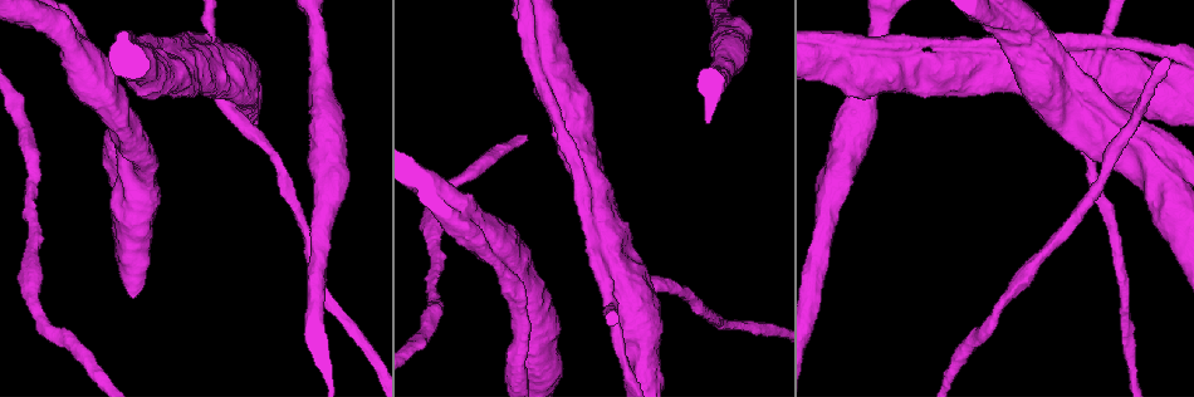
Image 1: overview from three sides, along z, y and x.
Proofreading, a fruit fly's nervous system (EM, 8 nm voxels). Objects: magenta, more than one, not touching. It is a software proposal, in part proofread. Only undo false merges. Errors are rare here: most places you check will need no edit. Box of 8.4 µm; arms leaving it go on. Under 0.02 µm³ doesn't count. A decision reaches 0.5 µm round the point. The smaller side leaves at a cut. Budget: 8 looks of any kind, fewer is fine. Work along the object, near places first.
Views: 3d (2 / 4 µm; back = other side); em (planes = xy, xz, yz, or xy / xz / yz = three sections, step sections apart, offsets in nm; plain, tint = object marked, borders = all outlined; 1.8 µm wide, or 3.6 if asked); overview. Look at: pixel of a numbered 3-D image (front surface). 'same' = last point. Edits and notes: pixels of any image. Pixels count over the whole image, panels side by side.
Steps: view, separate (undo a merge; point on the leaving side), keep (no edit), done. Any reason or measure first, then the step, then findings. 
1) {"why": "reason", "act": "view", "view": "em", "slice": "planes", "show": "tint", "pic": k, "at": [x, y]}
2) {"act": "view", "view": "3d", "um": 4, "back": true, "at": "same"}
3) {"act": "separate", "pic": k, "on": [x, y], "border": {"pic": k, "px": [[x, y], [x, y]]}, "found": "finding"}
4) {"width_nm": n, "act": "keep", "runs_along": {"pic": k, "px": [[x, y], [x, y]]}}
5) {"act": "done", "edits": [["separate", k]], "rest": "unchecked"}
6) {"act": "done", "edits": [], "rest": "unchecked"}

{"why": "closes a loop", "act": "view", "view": "em", "um": 3.6, "slice": "planes", "show": "tint", "pic": 1, "at": [132, 166]}

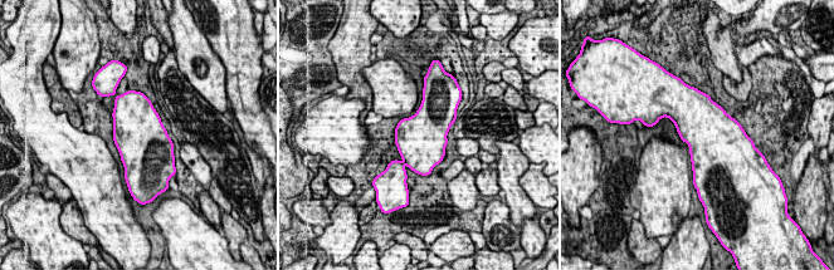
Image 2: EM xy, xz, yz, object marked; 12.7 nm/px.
{"act": "keep", "found": "all the same cell"}

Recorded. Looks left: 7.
{"why": "calibre changes", "act": "view", "view": "em", "um": 3.6, "slice": "planes", "show": "tint", "pic": 1, "at": [625, 287]}

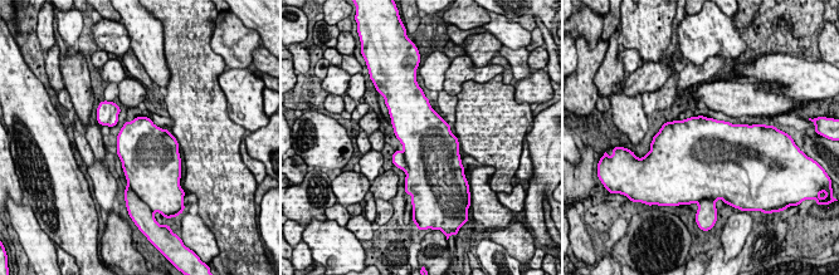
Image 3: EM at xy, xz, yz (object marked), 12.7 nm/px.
{"act": "separate", "pic": 3, "on": [399, 161], "found": "a second cell is stuck on"}

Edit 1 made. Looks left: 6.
{"why": "see it whole again", "act": "view", "view": "overview"}

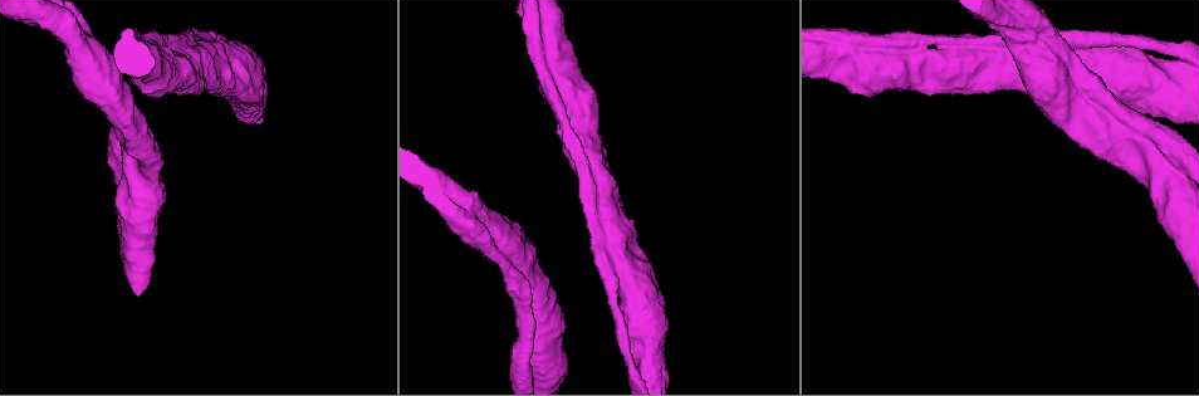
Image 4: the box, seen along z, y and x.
{"why": "calibre changes", "act": "view", "view": "3d", "um": 4, "pic": 4, "at": [84, 51]}

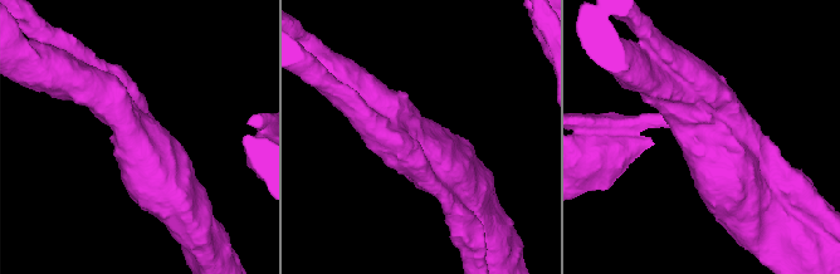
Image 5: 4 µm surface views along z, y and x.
{"why": "now the EM", "act": "view", "view": "em", "slice": "planes", "show": "plain", "pic": 5, "at": [721, 134]}

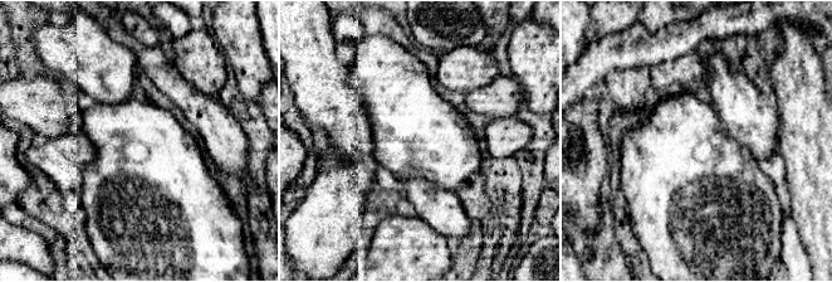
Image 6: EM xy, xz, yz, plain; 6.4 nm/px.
{"act": "view", "view": "em", "slice": "planes", "show": "tint", "at": "same"}

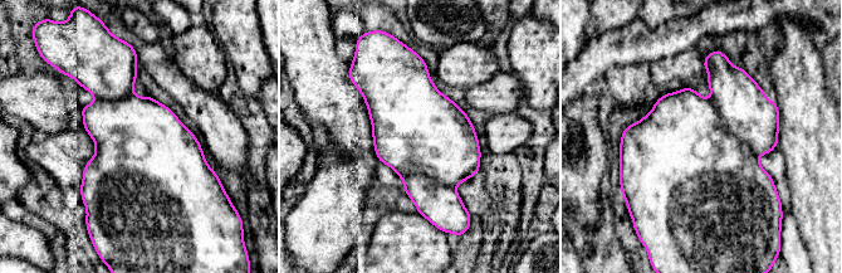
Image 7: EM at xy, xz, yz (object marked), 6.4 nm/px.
{"act": "keep", "found": "one cell here"}

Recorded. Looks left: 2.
{"act": "done", "edits": [["separate", 3]], "rest": "unchecked"}

